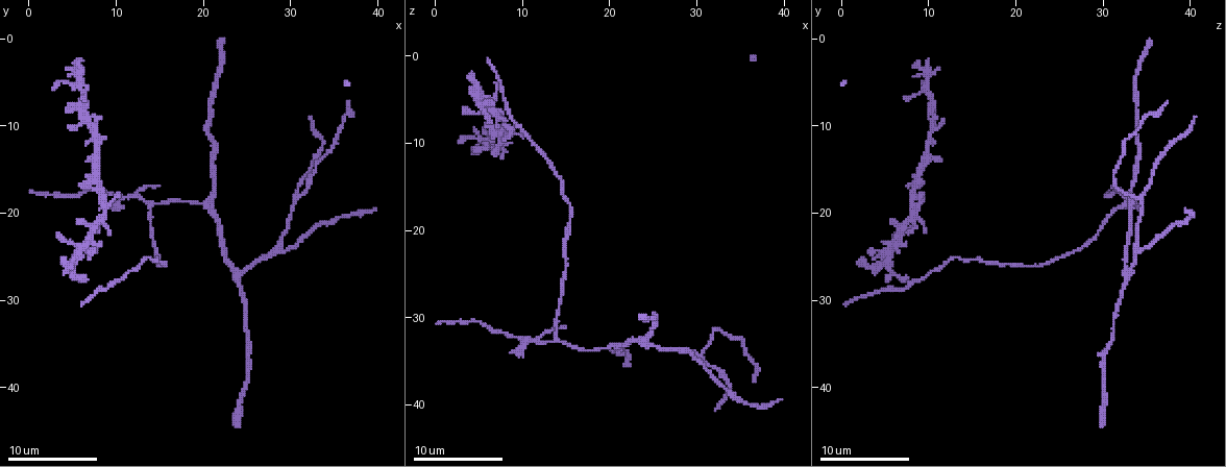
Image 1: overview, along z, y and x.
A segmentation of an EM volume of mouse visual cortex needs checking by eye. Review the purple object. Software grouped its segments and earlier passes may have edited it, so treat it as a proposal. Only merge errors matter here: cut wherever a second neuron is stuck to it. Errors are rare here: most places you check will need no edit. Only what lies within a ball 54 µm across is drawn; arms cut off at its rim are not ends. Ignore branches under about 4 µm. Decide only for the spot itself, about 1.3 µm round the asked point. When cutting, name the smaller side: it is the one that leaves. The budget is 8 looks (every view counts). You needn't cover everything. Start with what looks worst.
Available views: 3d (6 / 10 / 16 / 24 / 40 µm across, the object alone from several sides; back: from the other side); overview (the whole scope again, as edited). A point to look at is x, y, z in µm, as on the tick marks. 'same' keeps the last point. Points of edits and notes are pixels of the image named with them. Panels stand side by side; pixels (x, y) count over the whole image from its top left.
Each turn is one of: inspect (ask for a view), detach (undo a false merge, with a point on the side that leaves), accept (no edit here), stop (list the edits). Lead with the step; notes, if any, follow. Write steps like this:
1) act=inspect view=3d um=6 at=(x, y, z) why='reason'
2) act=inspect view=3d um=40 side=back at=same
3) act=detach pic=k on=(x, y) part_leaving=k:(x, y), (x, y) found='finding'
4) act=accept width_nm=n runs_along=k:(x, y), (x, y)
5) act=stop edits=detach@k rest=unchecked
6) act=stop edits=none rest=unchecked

act=inspect view=3d um=10 at=(7.8, 28.6, 5.2) why='three-way junction'

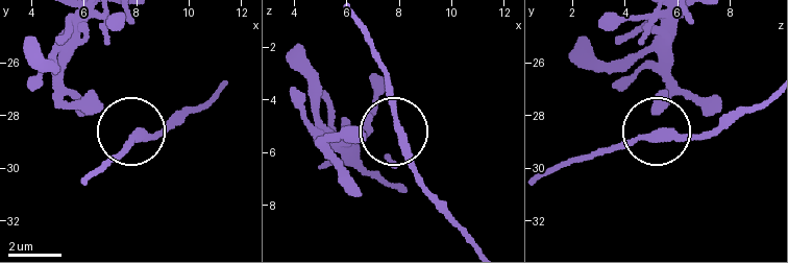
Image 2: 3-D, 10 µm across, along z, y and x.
act=inspect view=3d um=6 at=(8.0, 28.8, 5.2)

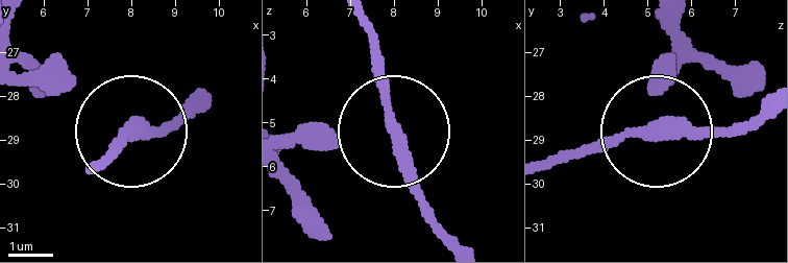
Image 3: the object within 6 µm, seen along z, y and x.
act=accept width_nm=230 runs_along=3:(452, 240), (426, 206), (393, 116), (374, 30) found='one neuron here'

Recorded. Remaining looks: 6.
act=inspect view=3d um=6 at=(21.0, 19.0, 33.4) why='two arms at a narrow angle'

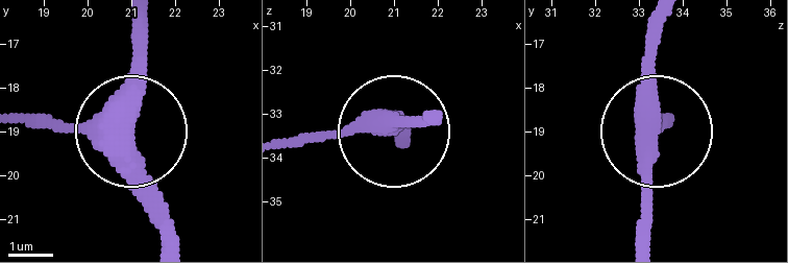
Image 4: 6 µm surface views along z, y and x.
act=accept width_nm=430 found='one neuron here'

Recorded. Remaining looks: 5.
act=inspect view=3d um=10 at=(30.6, 18.4, 34.2) why='arms part here'

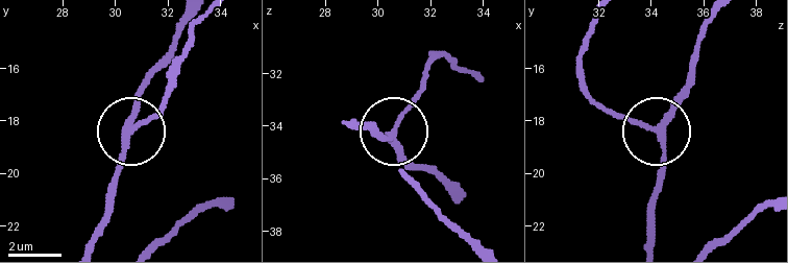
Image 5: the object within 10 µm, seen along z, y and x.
act=accept arms=3 found='all the same neuron'

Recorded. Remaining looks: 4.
act=inspect view=3d um=6 at=(28.8, 24.2, 33.8) why='three-way junction'

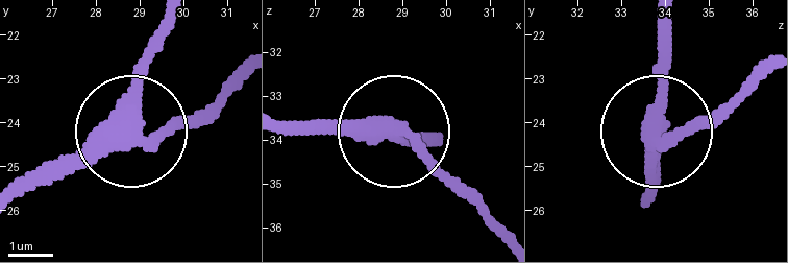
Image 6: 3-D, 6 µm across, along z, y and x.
act=accept arms=3 runs_along=6:(281, 119), (394, 127), (479, 206) found='all the same neuron'

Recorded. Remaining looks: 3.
act=stop edits=none rest=unchecked

